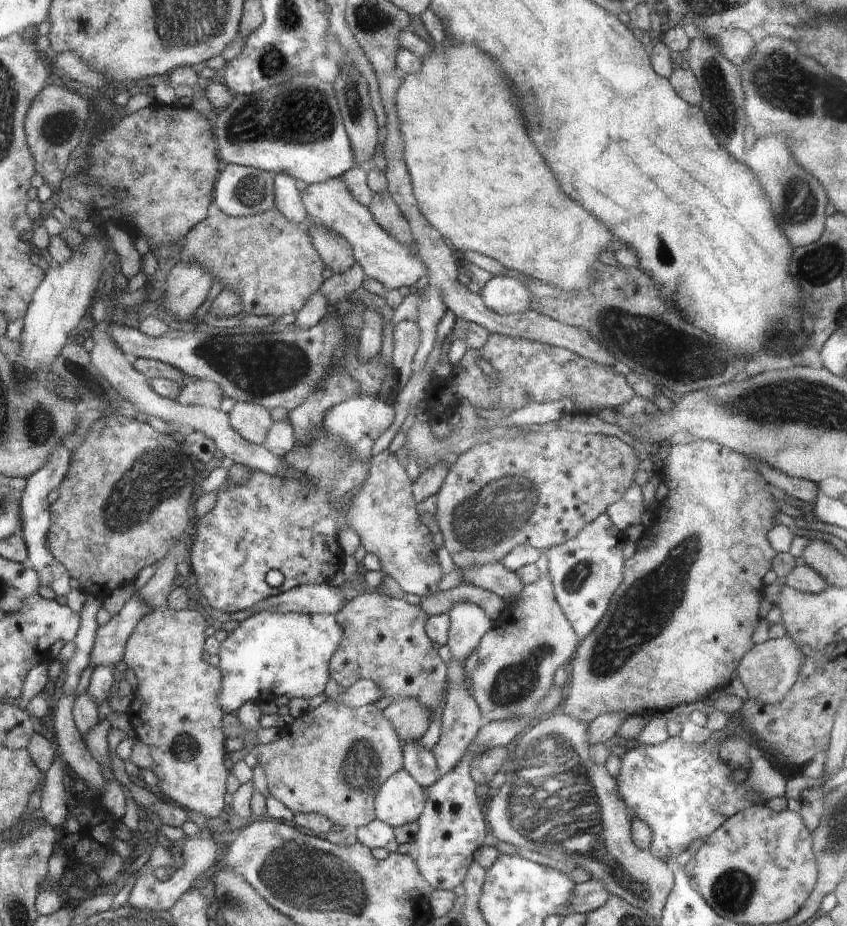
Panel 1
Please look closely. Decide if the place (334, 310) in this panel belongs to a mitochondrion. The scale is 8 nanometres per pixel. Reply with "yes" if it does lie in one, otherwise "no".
no

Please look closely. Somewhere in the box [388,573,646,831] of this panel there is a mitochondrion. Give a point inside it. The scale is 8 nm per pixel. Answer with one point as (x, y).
(517, 681)

